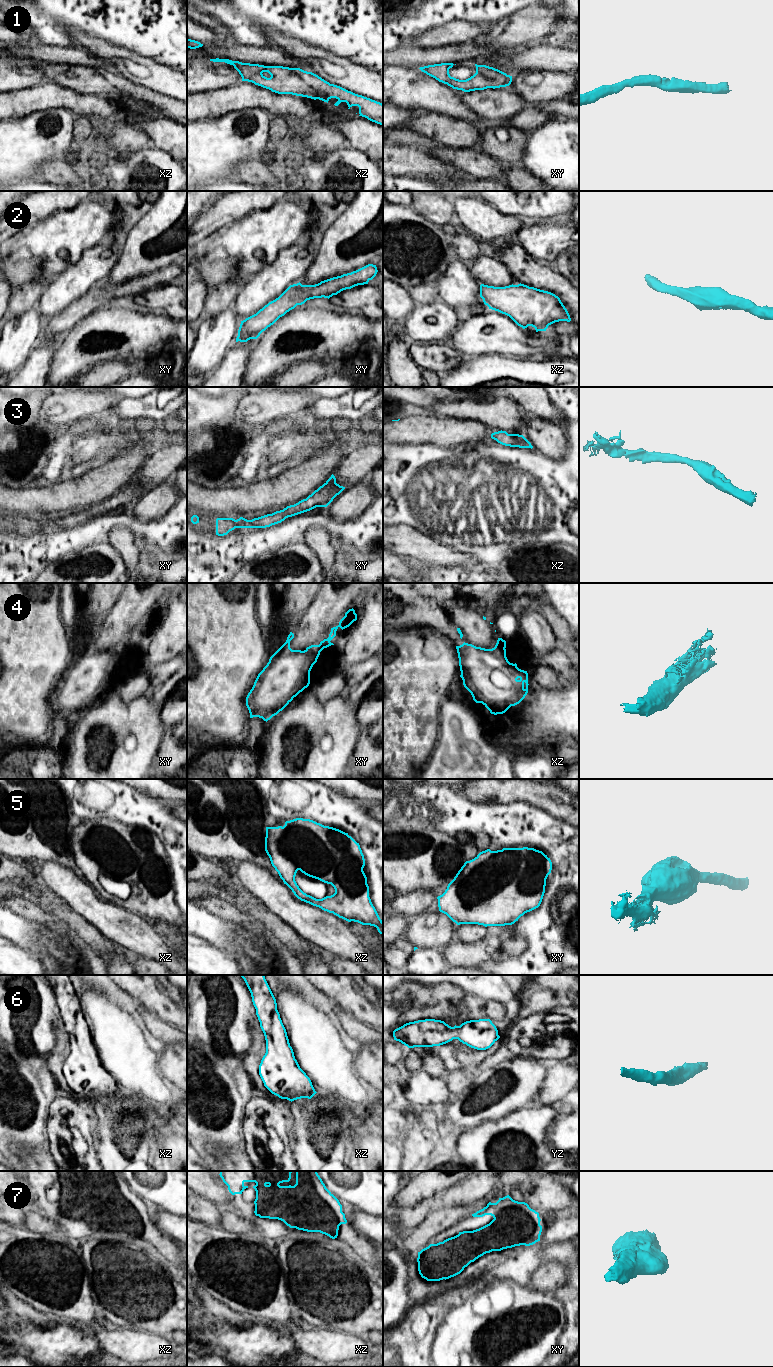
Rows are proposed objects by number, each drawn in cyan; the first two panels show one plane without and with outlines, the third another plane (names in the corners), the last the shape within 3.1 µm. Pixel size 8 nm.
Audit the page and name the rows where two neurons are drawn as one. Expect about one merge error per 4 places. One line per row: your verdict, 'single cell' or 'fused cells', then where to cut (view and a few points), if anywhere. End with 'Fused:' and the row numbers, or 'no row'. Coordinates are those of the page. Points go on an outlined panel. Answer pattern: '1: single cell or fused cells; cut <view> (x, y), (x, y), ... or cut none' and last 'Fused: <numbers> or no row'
1: single cell; cut none
2: single cell; cut none
3: single cell; cut none
4: single cell; cut none
5: fused cells; cut xy (466, 862), (471, 888), (442, 895)
6: single cell; cut none
7: single cell; cut none
Fused: 5

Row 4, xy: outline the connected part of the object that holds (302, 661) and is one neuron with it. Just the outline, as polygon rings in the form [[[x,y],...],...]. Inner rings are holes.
[[[349,609],[339,625],[331,628],[327,639],[319,645],[311,645],[304,651],[292,650],[290,632],[286,642],[270,657],[269,662],[258,674],[254,685],[246,697],[250,718],[259,717],[264,721],[282,711],[300,692],[310,684],[310,671],[317,662],[320,652],[331,645],[340,627],[342,630],[357,620],[355,610]]]

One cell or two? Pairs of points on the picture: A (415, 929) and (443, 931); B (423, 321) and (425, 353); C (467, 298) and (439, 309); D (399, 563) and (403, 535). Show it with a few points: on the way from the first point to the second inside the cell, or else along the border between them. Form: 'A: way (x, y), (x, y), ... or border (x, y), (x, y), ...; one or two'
A: way (422, 930), (436, 930); one
B: border (416, 342), (447, 344); two
C: border (442, 300), (453, 308); two
D: border (393, 552), (400, 556); two

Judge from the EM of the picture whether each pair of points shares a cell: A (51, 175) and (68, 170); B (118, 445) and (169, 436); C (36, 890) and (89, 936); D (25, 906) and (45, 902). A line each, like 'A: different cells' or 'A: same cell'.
A: same cell
B: same cell
C: same cell
D: different cells

